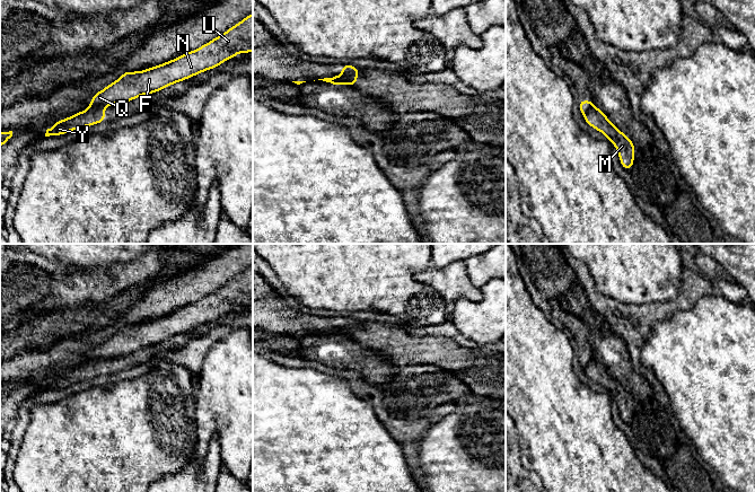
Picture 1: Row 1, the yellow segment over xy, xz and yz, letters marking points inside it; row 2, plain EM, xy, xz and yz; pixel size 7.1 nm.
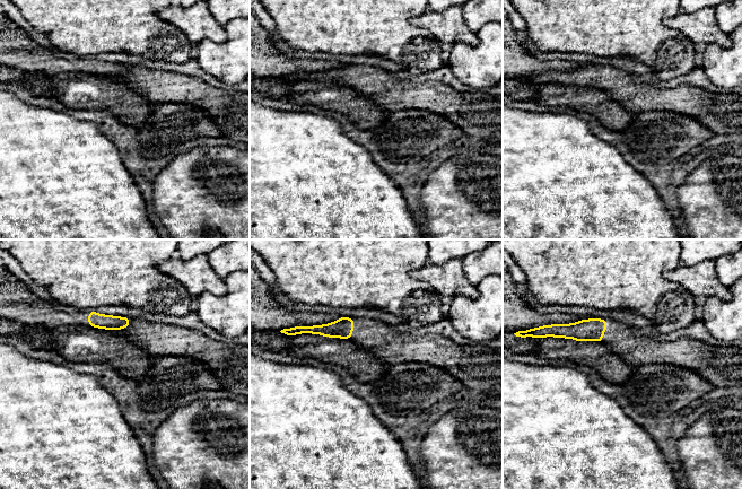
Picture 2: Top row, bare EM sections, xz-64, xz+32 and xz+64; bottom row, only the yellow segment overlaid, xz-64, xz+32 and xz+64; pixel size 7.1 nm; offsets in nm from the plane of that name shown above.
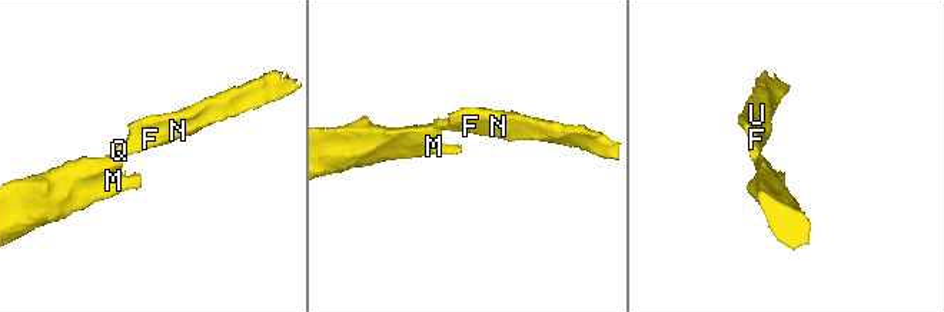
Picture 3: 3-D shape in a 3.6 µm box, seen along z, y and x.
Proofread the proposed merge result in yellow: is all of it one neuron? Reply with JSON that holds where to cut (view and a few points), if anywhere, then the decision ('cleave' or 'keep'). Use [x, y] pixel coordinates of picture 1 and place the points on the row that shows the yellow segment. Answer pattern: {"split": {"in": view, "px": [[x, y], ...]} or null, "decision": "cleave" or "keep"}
{"split": {"in": "xy", "px": [[89, 106], [104, 107]]}, "decision": "cleave"}

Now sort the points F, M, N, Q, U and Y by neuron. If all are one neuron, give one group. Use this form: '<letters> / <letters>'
F N Q U / M Y

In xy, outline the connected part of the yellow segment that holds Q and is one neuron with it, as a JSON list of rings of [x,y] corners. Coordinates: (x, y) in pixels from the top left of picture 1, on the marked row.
[[[253,14],[194,51],[142,71],[125,71],[103,90],[94,93],[89,107],[106,107],[131,102],[216,69],[238,53],[251,52],[253,52]]]

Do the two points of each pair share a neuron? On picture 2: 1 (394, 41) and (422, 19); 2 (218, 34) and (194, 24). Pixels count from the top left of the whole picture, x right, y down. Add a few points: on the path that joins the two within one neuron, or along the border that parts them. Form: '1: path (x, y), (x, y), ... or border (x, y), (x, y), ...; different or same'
1: border (409, 19), (416, 26), (426, 28), (437, 40); different
2: path (212, 31), (200, 24); same

